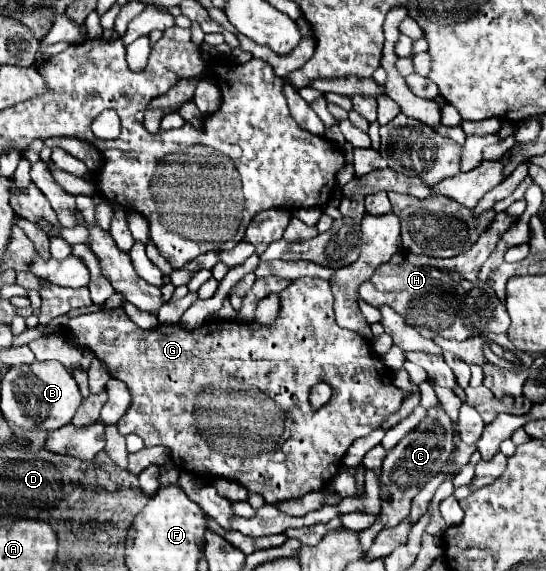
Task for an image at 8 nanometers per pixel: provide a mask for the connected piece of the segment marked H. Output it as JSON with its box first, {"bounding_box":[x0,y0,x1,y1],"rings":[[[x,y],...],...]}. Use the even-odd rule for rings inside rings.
{"bounding_box":[359,211,517,341],"rings":[[[501,211],[491,227],[479,237],[475,247],[451,259],[433,259],[427,255],[415,255],[409,251],[397,251],[387,263],[377,267],[375,275],[359,287],[359,295],[373,307],[389,305],[395,309],[409,325],[413,325],[423,337],[435,339],[455,339],[465,341],[469,337],[479,337],[485,333],[507,333],[509,315],[495,295],[495,291],[479,281],[479,267],[487,261],[491,251],[495,249],[501,235],[515,223],[517,219],[505,211]]]}

